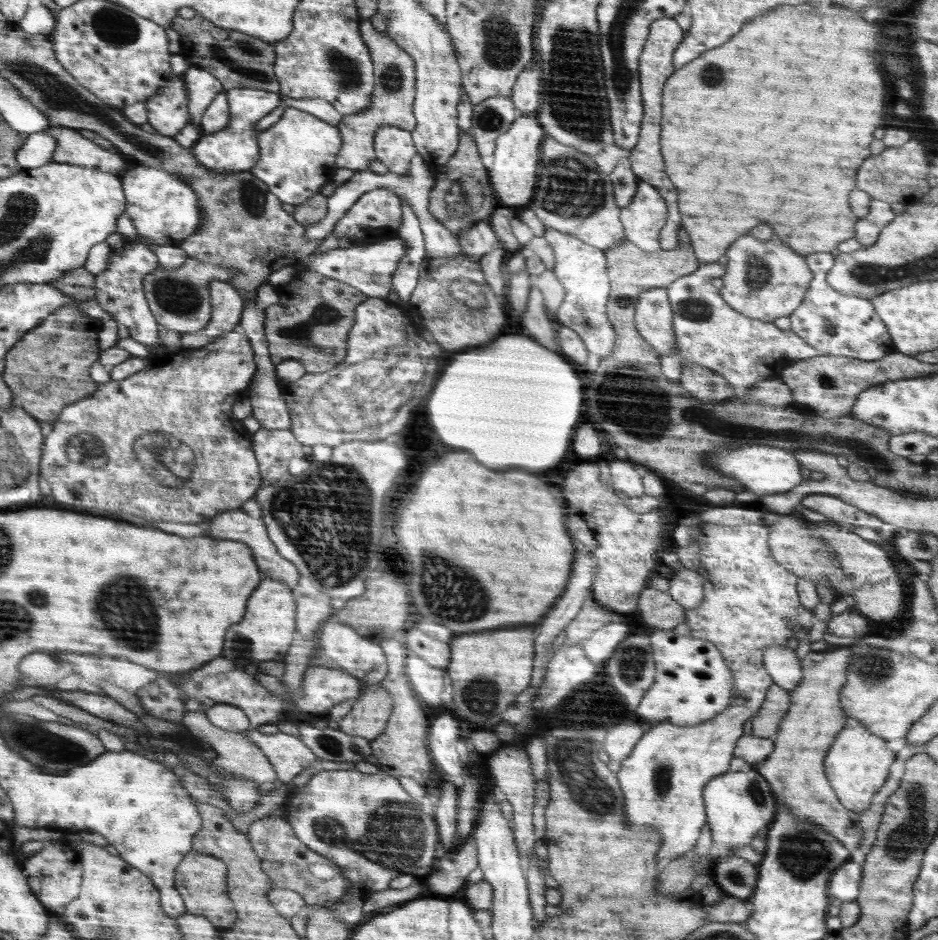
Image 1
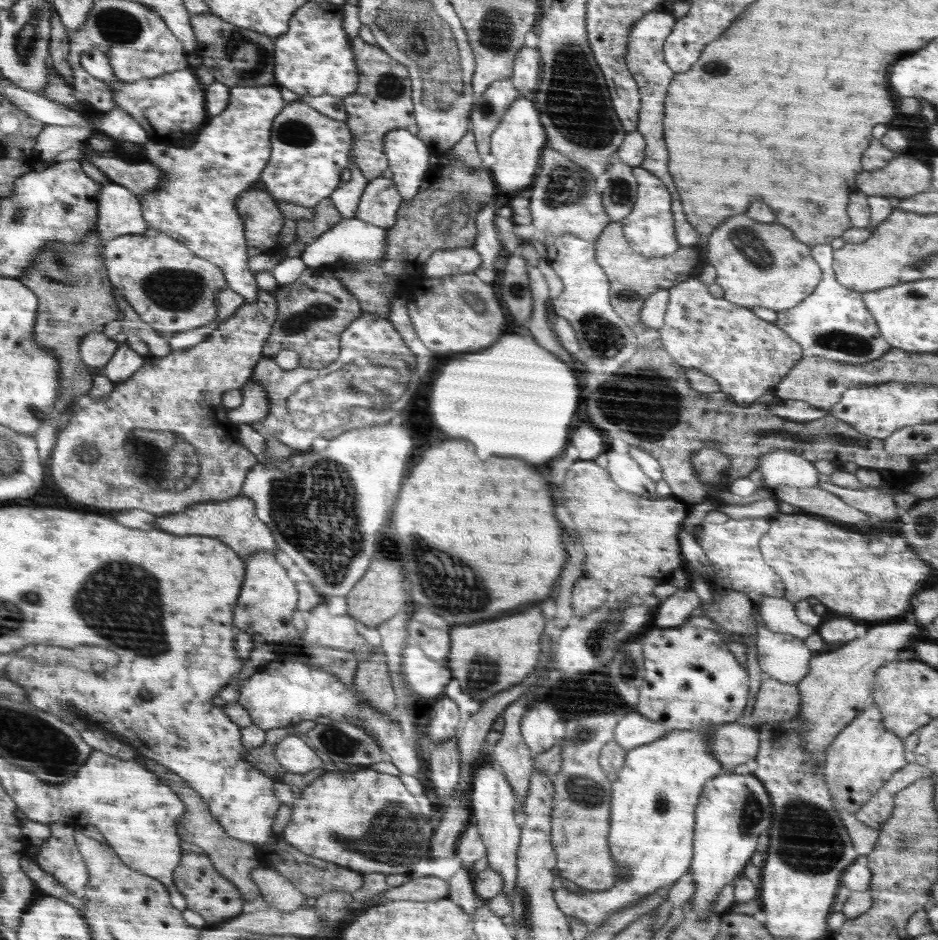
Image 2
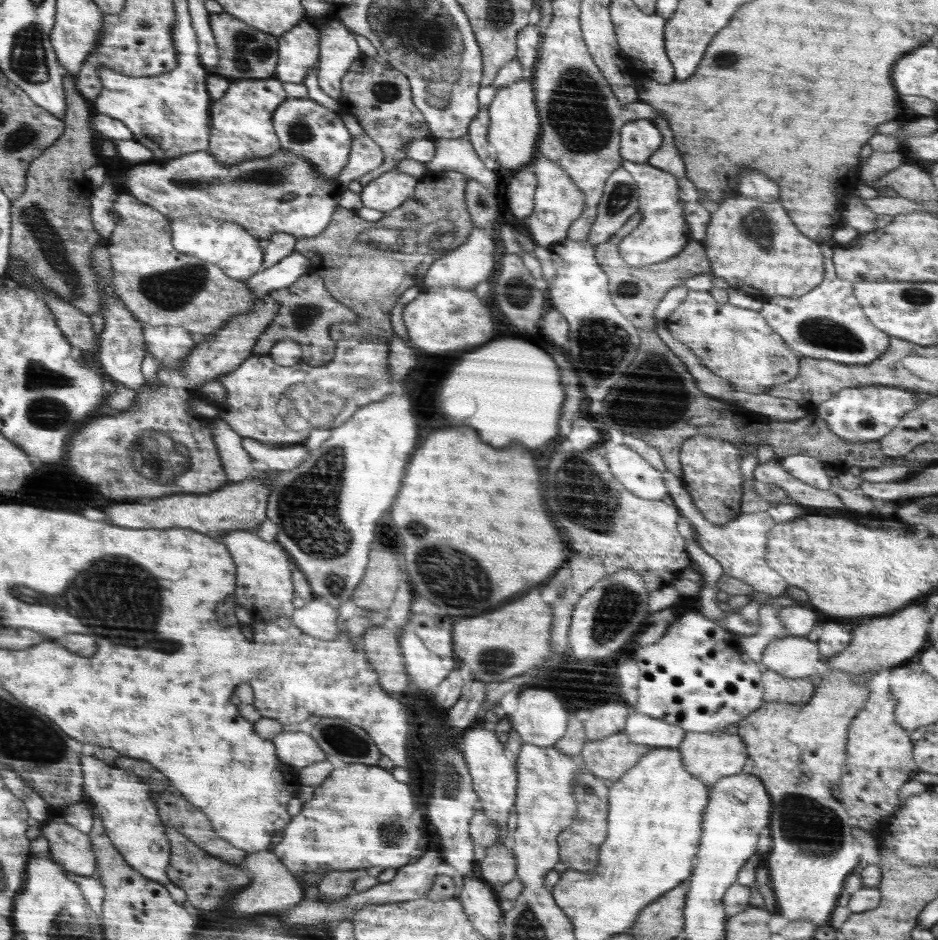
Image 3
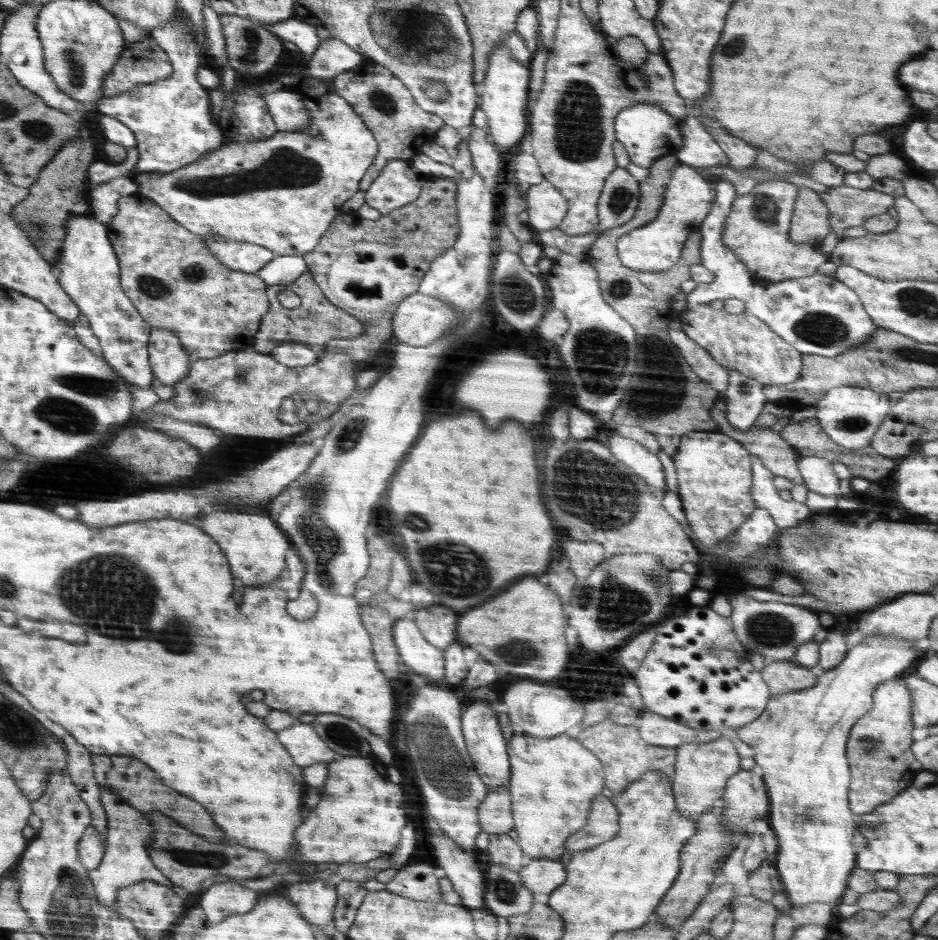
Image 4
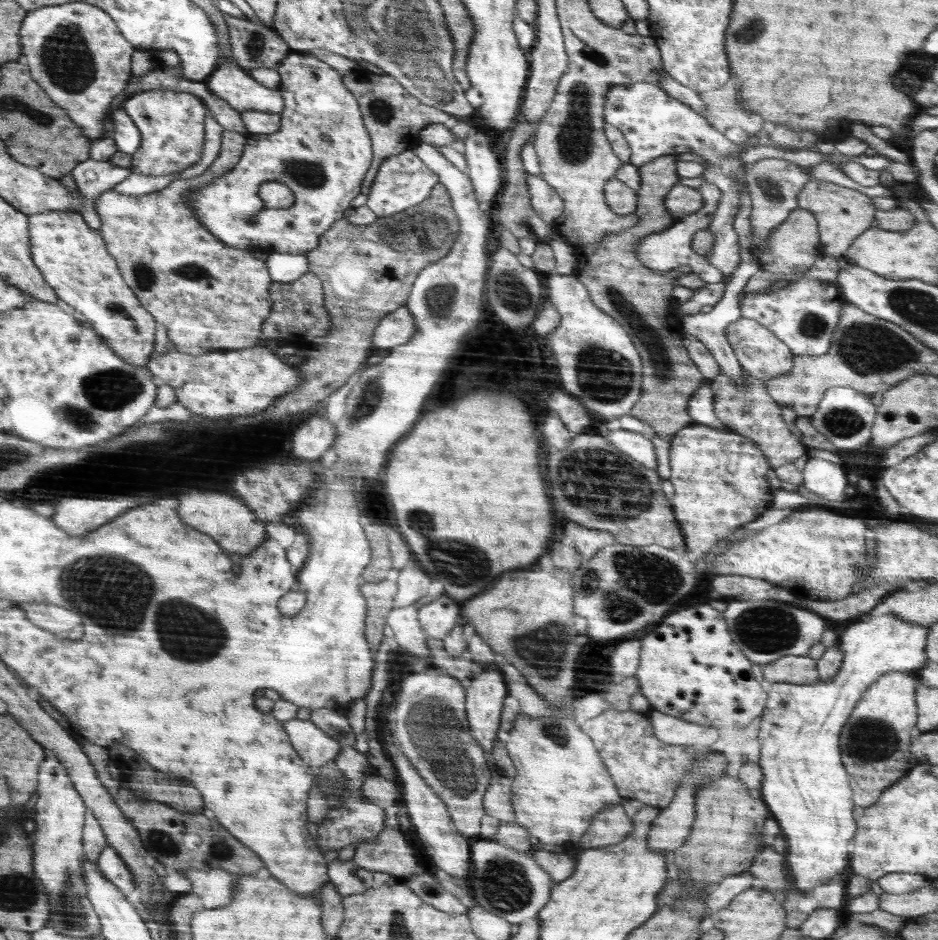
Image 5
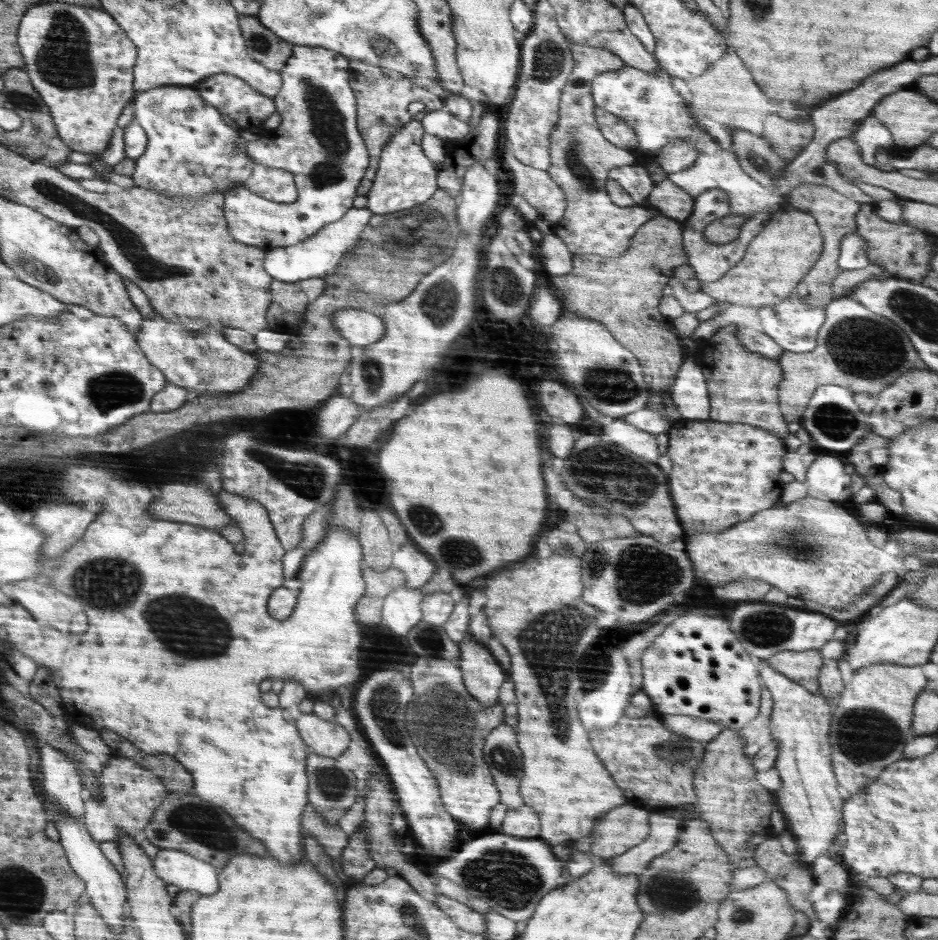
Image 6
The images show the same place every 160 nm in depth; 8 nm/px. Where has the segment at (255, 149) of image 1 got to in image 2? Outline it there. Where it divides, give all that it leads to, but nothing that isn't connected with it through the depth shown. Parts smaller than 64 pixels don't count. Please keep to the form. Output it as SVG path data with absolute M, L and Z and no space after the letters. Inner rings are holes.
M247 85L229 90L229 103L220 114L213 116L200 129L195 142L187 147L162 144L146 140L142 145L146 160L154 163L165 175L153 192L136 194L143 218L148 225L174 237L204 260L212 261L224 269L229 290L240 294L246 304L256 304L261 298L255 276L248 269L249 251L245 241L245 223L237 211L236 200L250 184L260 180L261 172L269 162L273 119L285 108L279 86Z

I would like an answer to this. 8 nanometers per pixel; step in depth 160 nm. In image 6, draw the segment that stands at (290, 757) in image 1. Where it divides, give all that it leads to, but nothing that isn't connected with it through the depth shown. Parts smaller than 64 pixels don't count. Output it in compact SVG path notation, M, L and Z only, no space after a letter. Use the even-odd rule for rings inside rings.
M304 713L296 725L306 746L320 756L338 759L351 741L342 725L318 718L314 713Z

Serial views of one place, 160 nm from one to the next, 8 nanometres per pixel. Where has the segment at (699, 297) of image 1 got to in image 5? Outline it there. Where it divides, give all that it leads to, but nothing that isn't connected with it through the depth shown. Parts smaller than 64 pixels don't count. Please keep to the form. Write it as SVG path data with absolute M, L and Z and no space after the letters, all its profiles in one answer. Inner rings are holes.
M740 318L726 327L726 340L739 363L754 378L766 382L773 376L785 375L793 367L794 353L765 326L748 318Z

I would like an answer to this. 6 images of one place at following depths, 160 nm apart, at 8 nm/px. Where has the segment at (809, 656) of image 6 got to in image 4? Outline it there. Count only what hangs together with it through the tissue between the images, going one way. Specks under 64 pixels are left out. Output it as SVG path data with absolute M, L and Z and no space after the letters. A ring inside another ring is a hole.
M776 661L761 670L772 695L804 690L814 686L817 676L794 661Z

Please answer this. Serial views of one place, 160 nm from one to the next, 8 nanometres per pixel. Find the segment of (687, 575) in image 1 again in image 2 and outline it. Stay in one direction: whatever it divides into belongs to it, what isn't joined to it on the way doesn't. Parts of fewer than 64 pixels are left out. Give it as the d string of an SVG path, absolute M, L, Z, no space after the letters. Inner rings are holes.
M677 589L660 606L657 606L651 620L657 628L668 628L686 623L690 618L690 612L701 604L695 591L688 589Z

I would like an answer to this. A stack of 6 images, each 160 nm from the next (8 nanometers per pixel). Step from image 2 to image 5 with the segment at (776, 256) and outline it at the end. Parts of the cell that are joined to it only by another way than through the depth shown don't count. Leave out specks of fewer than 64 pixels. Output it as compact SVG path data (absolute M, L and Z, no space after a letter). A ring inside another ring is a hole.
M763 158L745 166L745 184L751 201L751 247L759 256L767 249L767 240L773 230L781 225L793 210L797 209L797 194L810 180L809 174L792 161L779 158Z

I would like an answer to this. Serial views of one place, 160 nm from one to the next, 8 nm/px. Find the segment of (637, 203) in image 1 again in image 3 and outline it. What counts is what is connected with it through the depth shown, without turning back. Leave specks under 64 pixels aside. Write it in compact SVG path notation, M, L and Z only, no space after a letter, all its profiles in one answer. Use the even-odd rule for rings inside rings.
M623 161L621 164L636 181L637 184L637 196L639 204L639 213L642 215L642 220L640 224L627 234L619 244L620 256L630 265L630 266L644 266L646 264L656 264L664 260L672 258L677 255L685 246L691 238L690 227L687 226L685 221L685 214L683 209L683 202L679 199L679 180L676 176L671 175L669 172L664 172L655 166L646 163L633 163L632 161Z

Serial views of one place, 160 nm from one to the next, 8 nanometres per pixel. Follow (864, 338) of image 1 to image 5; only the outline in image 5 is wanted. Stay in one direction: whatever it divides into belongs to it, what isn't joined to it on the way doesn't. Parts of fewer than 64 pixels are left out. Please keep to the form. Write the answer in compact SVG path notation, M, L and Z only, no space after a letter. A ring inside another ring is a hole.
M647 82L620 85L612 87L607 92L603 112L605 122L622 131L631 150L629 161L639 168L648 164L651 160L661 156L692 153L701 156L705 162L702 176L695 178L681 178L682 185L699 189L701 184L709 182L719 188L719 203L715 209L712 222L708 229L714 237L714 246L711 250L704 252L707 262L714 265L724 277L724 281L715 284L704 284L702 289L694 291L692 298L686 303L680 303L678 312L681 318L684 316L696 316L701 313L703 306L714 307L723 298L726 284L730 281L732 272L740 264L740 247L738 246L738 235L733 229L735 215L738 214L741 205L741 184L743 180L739 177L745 166L739 159L740 153L745 148L760 145L772 145L764 130L751 134L748 143L735 144L718 132L709 120L705 119L699 112L693 111L692 107L681 103L679 100L668 96L664 90L655 84ZM806 280L792 281L779 292L770 292L770 304L764 304L764 294L751 292L744 297L746 318L765 326L794 355L822 356L829 352L834 329L840 322L842 306L846 304L842 290L832 282Z

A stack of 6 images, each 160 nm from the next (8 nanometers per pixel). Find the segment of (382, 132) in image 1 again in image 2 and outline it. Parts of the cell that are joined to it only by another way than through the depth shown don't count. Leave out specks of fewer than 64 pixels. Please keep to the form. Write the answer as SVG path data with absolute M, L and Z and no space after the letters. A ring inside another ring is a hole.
M396 129L385 136L385 152L393 172L392 180L403 200L414 198L430 167L432 154L426 145L406 129Z

